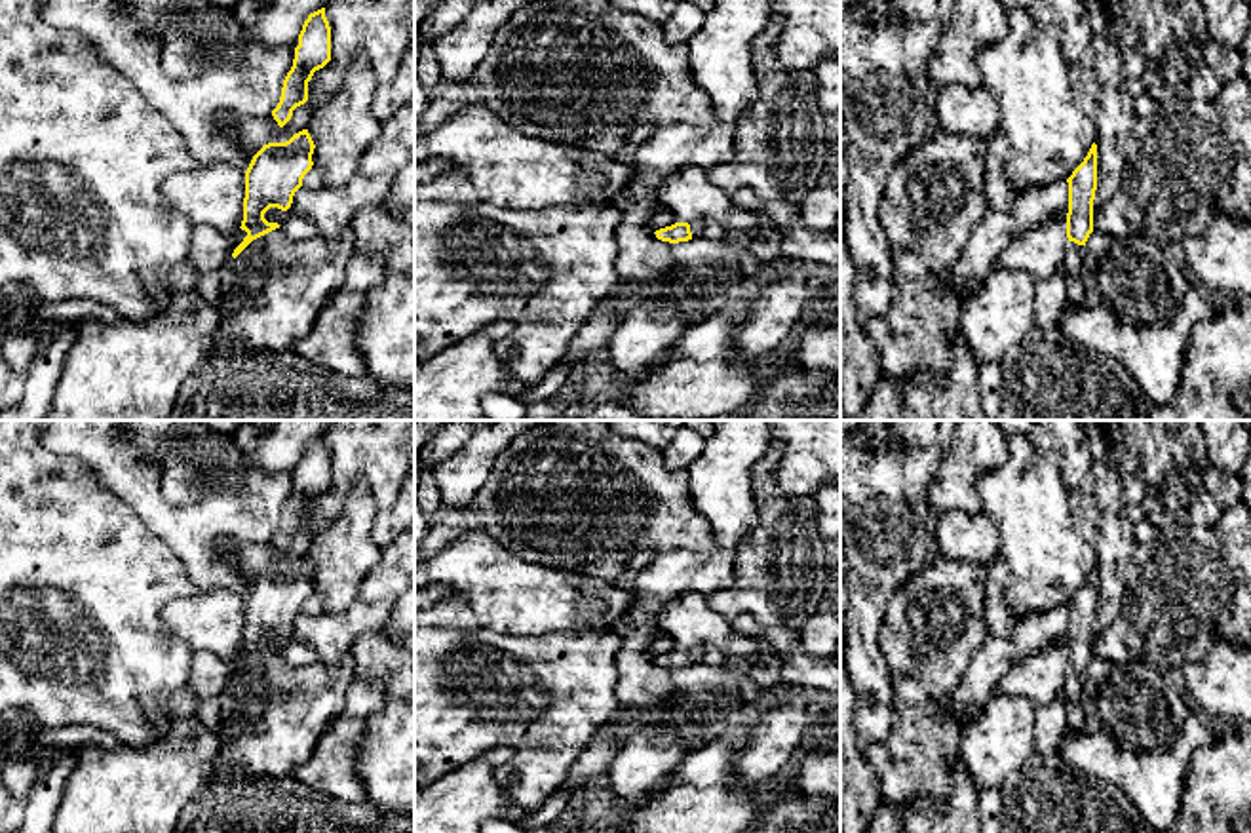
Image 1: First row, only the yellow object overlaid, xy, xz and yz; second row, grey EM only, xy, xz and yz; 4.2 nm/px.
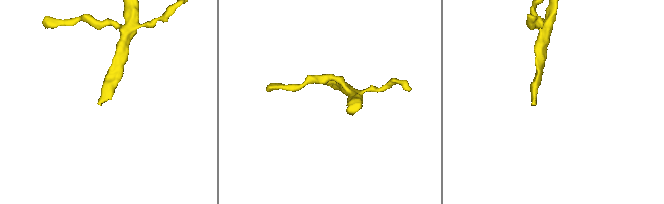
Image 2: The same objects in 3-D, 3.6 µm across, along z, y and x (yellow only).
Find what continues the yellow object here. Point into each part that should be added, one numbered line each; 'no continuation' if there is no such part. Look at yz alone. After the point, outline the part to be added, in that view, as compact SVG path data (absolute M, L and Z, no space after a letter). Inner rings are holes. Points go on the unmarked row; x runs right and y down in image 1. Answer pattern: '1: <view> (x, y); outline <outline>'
1: yz (1075, 679); outline M1074 668L1065 669L1065 709L1067 709L1067 734L1076 734L1086 728L1086 713L1084 713L1084 690L1086 671L1078 671Z

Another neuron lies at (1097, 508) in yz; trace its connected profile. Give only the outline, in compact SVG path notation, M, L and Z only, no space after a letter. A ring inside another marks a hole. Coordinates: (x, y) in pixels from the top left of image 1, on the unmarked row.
M1093 460L1086 481L1070 491L1068 506L1076 531L1097 553L1095 639L1122 616L1126 567L1139 542L1124 512L1122 479L1114 466Z

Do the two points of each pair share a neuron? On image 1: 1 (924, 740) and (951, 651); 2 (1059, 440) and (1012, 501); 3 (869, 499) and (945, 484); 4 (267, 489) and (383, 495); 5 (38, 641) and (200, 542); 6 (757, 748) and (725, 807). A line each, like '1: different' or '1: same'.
1: same
2: different
3: different
4: different
5: different
6: different

